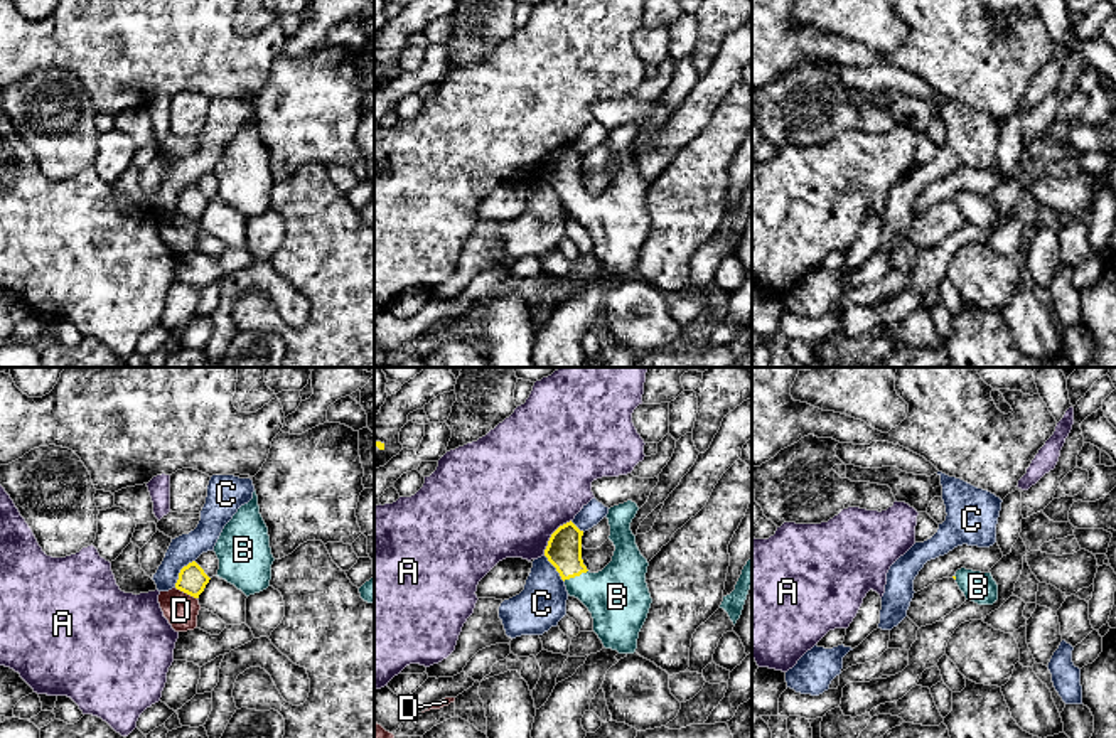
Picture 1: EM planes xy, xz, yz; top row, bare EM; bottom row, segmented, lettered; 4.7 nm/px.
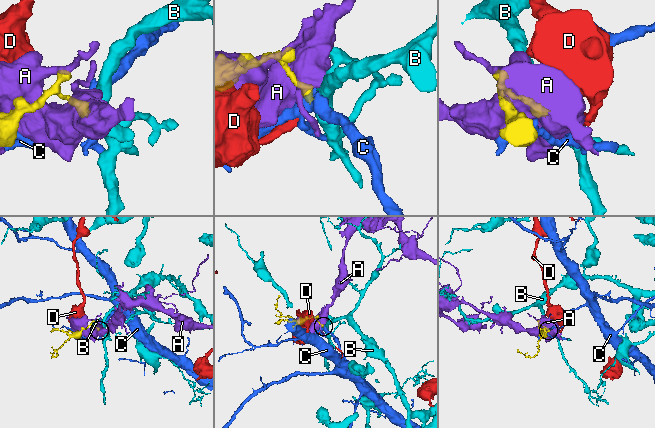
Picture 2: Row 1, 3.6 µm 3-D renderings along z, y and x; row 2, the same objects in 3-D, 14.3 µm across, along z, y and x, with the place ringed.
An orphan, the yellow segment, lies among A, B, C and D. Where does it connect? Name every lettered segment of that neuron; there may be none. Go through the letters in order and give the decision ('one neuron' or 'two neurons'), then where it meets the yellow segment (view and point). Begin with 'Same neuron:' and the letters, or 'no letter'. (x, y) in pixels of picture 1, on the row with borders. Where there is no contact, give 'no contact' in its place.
Same neuron: B
A: two neurons; meets yellow in xz at (552, 536)
B: one neuron; meets yellow in xz at (575, 575)
C: two neurons; meets yellow in xy at (181, 572)
D: two neurons; meets yellow in xy at (186, 592)

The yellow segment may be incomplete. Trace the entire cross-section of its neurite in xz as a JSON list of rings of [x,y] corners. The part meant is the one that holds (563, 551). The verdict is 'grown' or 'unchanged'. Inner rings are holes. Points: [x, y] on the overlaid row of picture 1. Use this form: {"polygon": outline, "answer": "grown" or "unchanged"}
{"polygon": [[[636,502],[609,509],[609,539],[615,551],[612,561],[598,573],[590,573],[582,559],[582,536],[571,521],[550,537],[545,556],[565,581],[570,596],[578,598],[592,613],[593,632],[605,649],[634,654],[639,632],[647,618],[652,598],[646,583],[647,559],[641,554],[630,522]]], "answer": "grown"}

